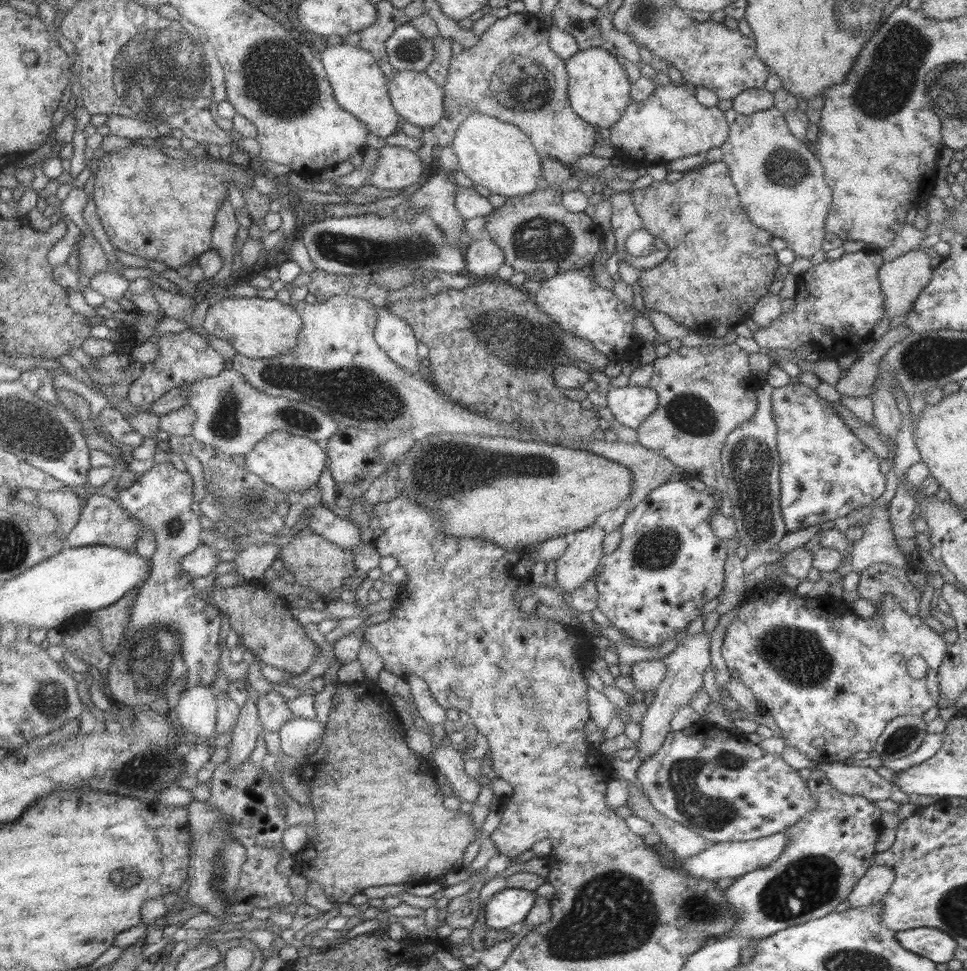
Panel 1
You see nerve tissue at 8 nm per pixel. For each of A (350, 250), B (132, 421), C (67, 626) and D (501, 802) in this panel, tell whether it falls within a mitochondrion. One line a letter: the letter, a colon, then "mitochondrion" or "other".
A: mitochondrion
B: other
C: other
D: other

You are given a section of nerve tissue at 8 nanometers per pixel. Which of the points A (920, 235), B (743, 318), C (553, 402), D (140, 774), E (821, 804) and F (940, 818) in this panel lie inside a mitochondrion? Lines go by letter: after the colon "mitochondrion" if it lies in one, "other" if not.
A: other
B: other
C: other
D: mitochondrion
E: other
F: other

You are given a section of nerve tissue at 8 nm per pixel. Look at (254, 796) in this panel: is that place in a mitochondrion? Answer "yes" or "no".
no

